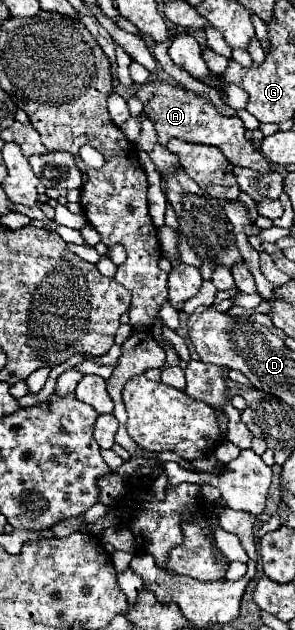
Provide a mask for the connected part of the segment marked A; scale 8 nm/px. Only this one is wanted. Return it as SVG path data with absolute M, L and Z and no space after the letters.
M162 81L144 83L136 91L136 97L144 105L144 115L154 123L160 145L166 145L172 137L192 141L192 143L216 145L224 153L224 157L234 165L250 167L258 173L268 173L272 169L270 163L256 151L252 141L246 139L246 135L244 135L246 129L244 129L240 117L220 115L216 111L216 107L212 103L208 103L204 97L198 97L196 93L192 93L188 89L182 89L182 87L176 87L170 83L162 83Z

